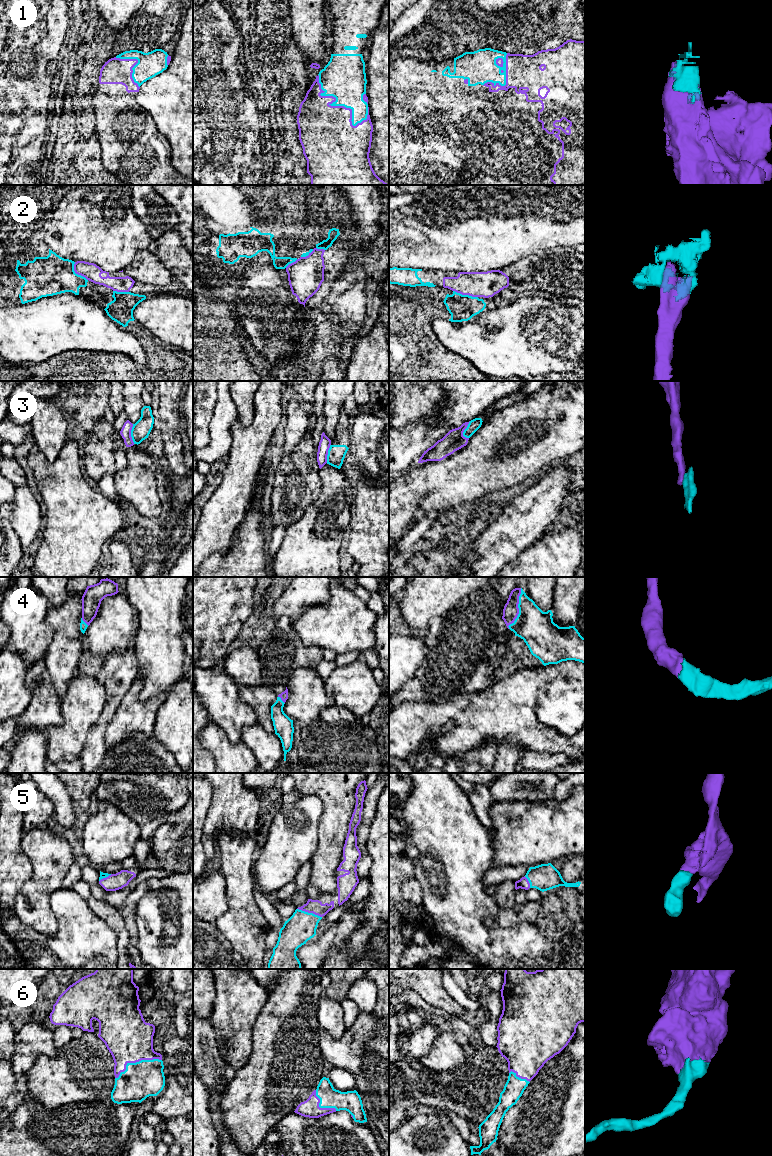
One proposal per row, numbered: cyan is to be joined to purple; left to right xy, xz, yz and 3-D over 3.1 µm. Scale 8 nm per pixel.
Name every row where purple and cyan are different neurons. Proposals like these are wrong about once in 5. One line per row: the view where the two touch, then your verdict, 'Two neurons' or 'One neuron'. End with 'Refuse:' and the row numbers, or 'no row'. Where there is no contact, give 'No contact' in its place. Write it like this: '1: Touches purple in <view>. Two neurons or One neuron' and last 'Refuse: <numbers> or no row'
1: Touches purple in xz. One neuron
2: Touches purple in yz. One neuron
3: Touches purple in yz. Two neurons
4: Touches purple in yz. One neuron
5: Touches purple in xz. One neuron
6: Touches purple in xy. One neuron
Refuse: 3

